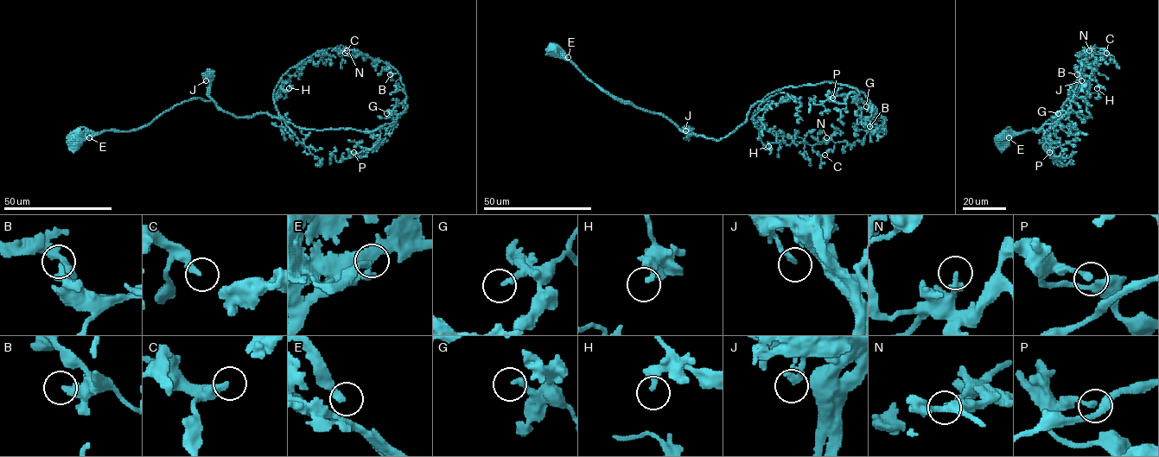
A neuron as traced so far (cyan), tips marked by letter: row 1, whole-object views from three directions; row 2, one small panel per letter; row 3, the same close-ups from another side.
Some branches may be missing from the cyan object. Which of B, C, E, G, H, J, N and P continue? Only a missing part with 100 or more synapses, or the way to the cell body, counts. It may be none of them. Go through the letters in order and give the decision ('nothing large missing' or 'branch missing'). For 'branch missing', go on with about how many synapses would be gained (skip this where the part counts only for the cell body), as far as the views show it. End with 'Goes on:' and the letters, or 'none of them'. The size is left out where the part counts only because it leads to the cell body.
B: nothing large missing
C: nothing large missing
E: nothing large missing
G: nothing large missing
H: nothing large missing
J: nothing large missing
N: nothing large missing
P: nothing large missing
Goes on: none of them

